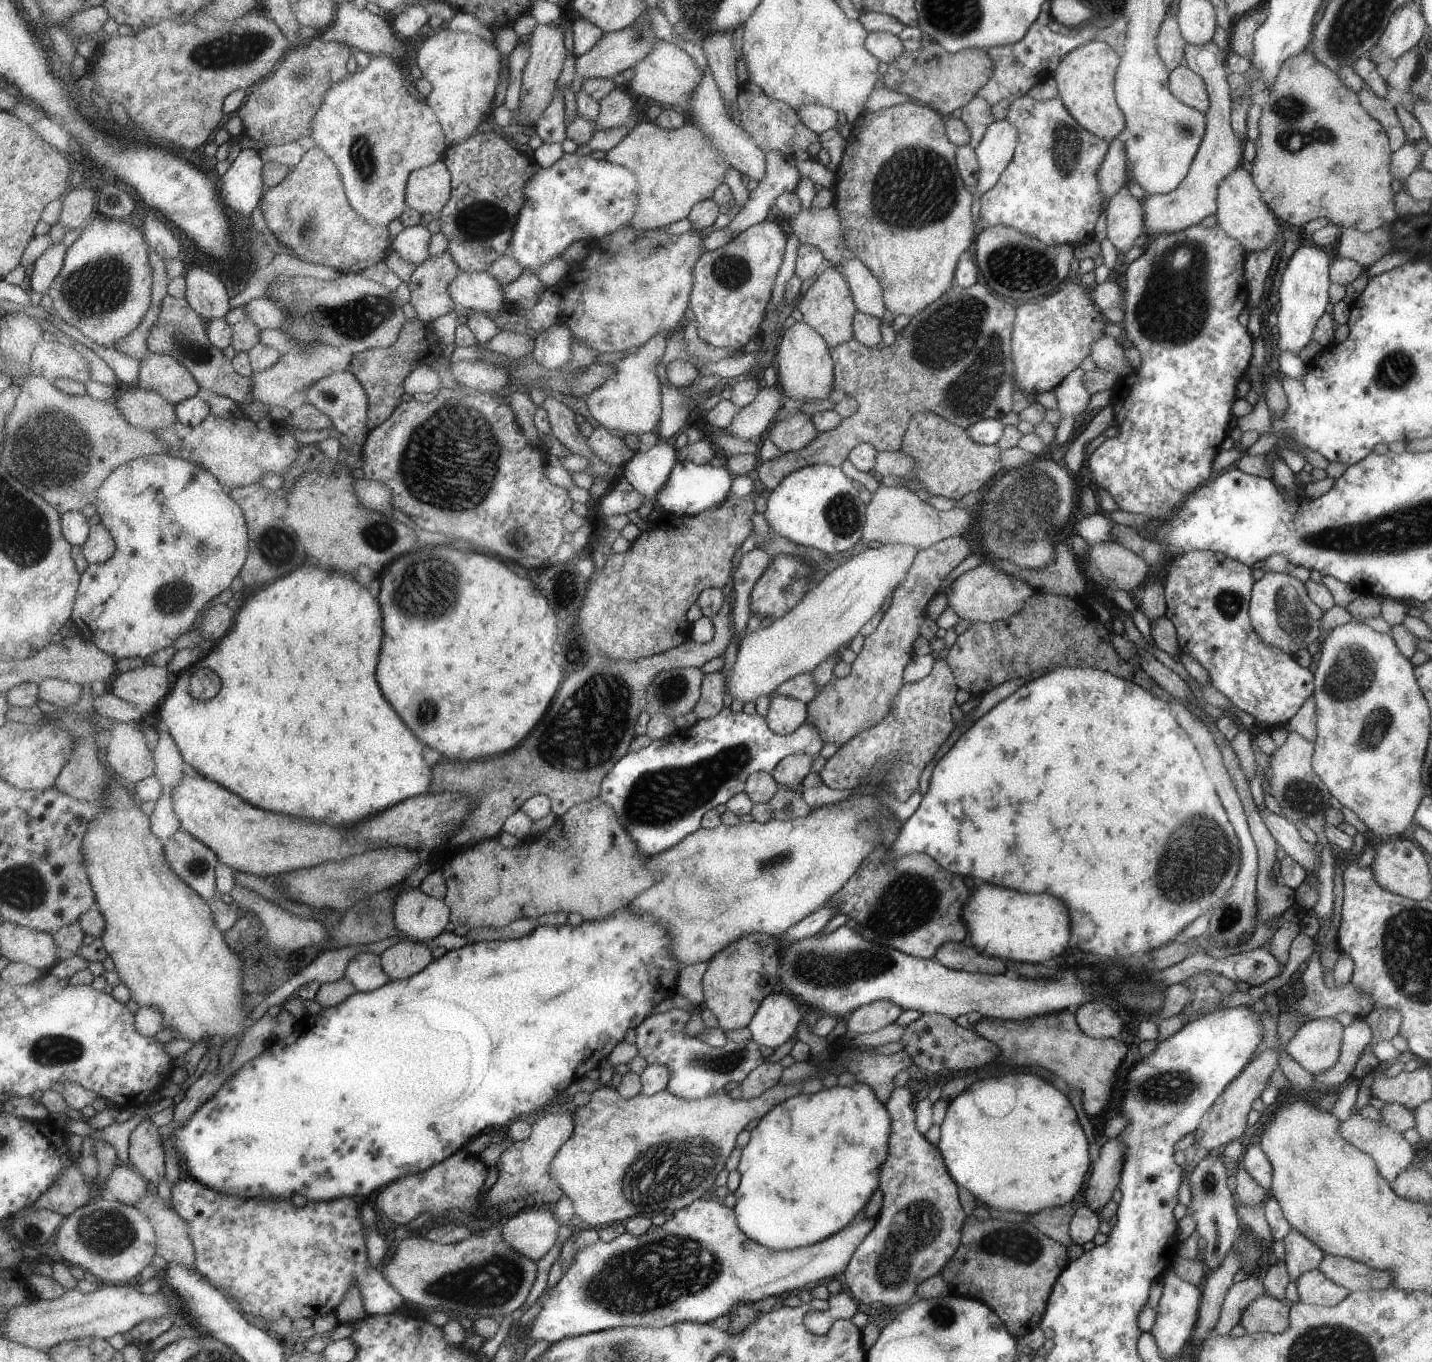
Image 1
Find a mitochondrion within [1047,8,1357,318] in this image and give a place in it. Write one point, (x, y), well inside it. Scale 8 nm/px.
(1291, 140)

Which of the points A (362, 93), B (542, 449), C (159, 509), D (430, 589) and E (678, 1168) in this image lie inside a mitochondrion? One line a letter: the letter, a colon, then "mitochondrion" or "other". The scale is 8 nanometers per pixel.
A: other
B: other
C: other
D: mitochondrion
E: mitochondrion

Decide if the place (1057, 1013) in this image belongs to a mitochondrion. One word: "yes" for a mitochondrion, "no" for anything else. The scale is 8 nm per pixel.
no

